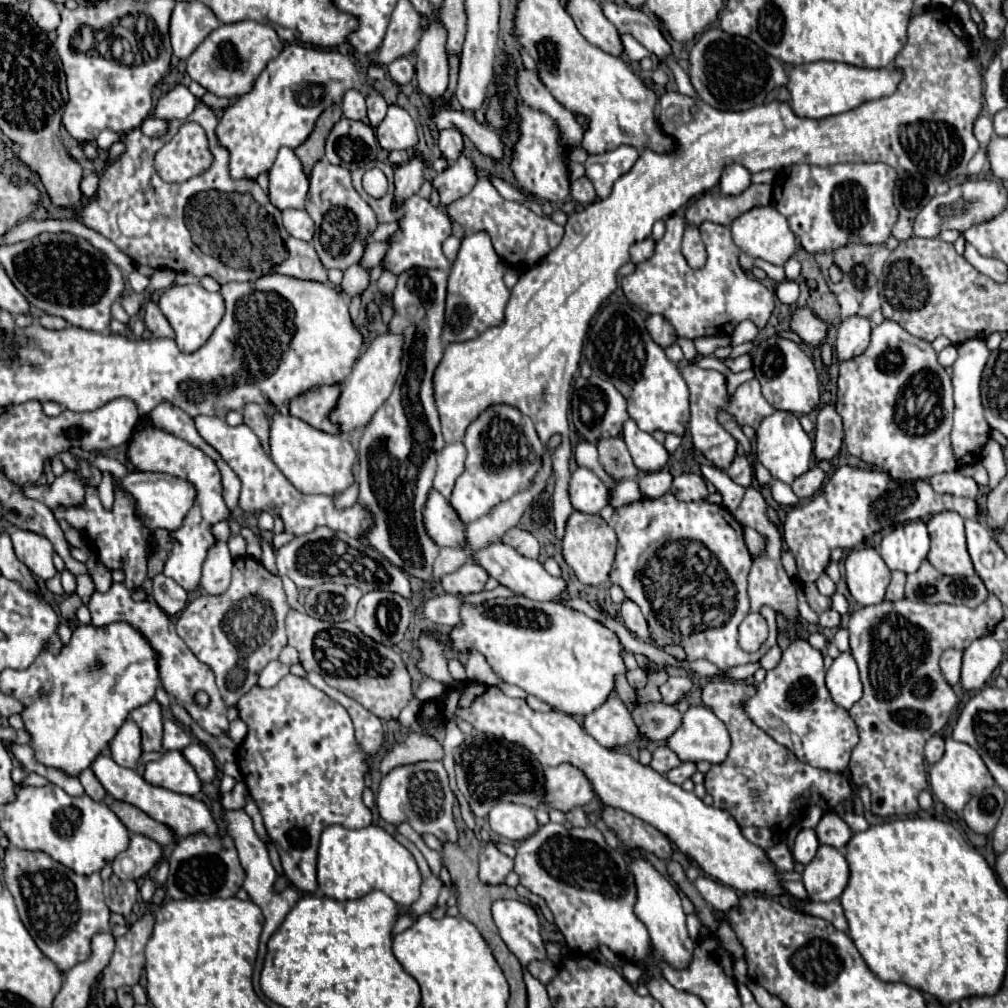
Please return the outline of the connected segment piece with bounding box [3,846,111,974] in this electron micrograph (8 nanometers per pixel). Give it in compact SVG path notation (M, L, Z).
M9 846L5 852L3 860L3 880L9 892L15 898L21 922L29 930L31 938L39 946L39 950L57 964L57 968L65 974L69 972L75 964L85 962L91 956L91 938L99 932L109 932L109 908L105 904L103 892L101 892L101 876L99 874L89 874L89 876L79 876L73 870L65 868L63 864L55 862L49 854L43 852L29 852L29 850L19 850L15 846Z

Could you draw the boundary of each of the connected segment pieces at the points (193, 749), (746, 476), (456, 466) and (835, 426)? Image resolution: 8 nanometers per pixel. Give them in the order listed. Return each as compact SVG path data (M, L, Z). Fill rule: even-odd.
M203 744L187 746L187 750L183 750L183 756L197 770L197 776L201 778L201 782L213 782L213 778L217 774L217 766L215 766L213 756L209 754L209 750Z
M737 456L733 460L733 464L727 468L727 474L733 482L737 482L739 486L745 486L745 488L751 486L751 482L753 482L753 466L751 466L749 458L745 458L745 456Z
M461 442L447 444L437 458L437 472L433 478L433 488L443 494L445 498L451 496L451 490L455 486L457 476L463 472L465 462L465 446Z
M825 404L817 414L815 424L815 460L831 460L843 444L841 416L833 404Z

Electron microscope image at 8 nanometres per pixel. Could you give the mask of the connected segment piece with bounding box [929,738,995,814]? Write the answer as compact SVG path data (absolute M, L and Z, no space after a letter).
M947 738L945 740L945 754L943 754L943 758L929 768L929 784L931 784L933 794L939 798L939 802L943 802L949 810L959 814L963 810L963 806L977 792L985 790L987 786L993 786L995 782L993 782L993 776L987 770L987 766L983 764L981 756L969 744L955 742L953 738Z

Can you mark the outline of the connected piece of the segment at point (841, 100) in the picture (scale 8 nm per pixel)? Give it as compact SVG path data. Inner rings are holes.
M809 62L793 66L789 72L787 90L791 94L791 108L801 118L827 118L833 114L841 114L847 110L853 110L869 100L877 100L883 96L889 96L895 92L895 86L899 84L899 70L893 68L879 68L879 70L867 70L857 68L843 62Z

